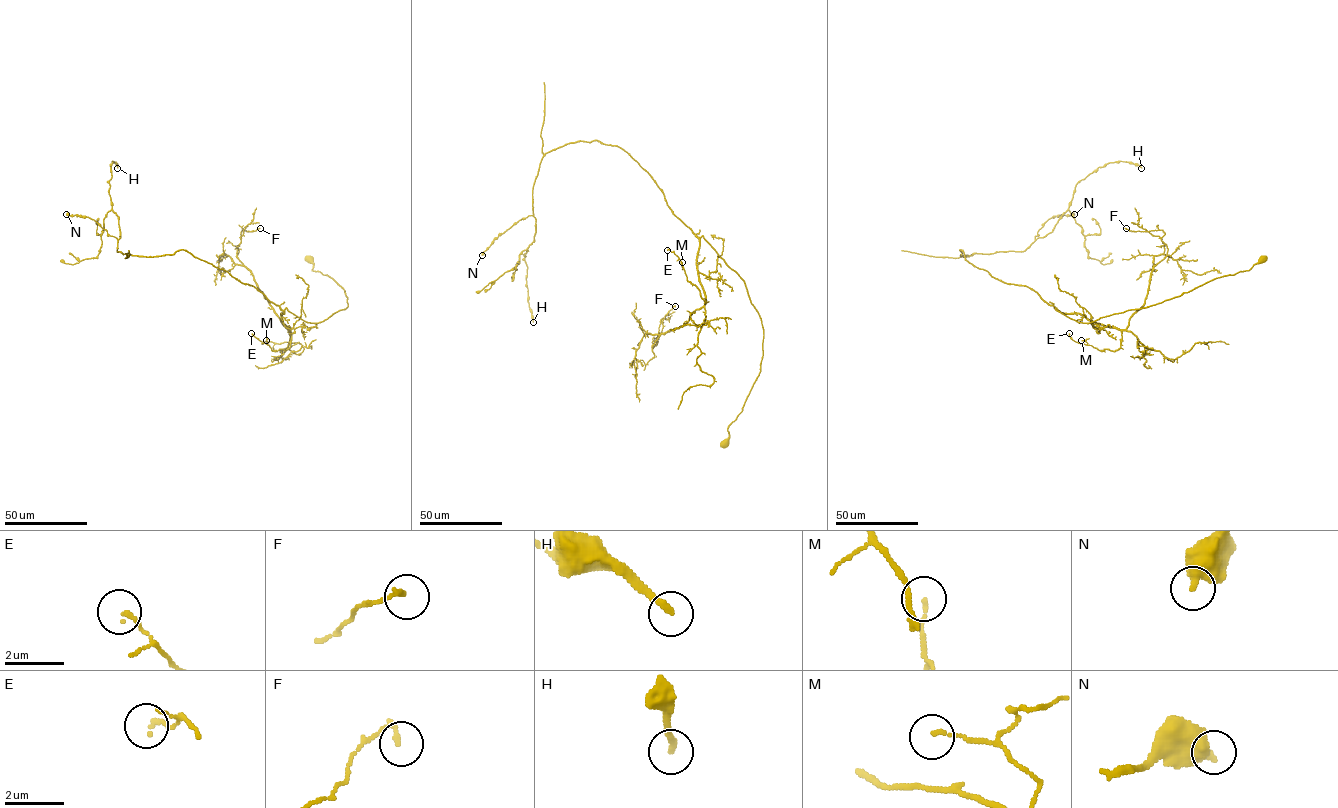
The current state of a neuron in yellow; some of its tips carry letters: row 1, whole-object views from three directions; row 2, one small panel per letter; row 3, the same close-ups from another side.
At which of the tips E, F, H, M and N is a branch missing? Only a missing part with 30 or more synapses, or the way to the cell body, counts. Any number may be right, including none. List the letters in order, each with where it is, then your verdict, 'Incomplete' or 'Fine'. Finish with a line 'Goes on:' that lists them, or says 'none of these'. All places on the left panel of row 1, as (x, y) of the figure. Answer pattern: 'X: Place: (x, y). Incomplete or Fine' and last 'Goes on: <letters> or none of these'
E: Place: (251, 333). Fine
F: Place: (260, 228). Fine
H: Place: (117, 168). Fine
M: Place: (266, 340). Fine
N: Place: (66, 214). Fine
Goes on: none of these

